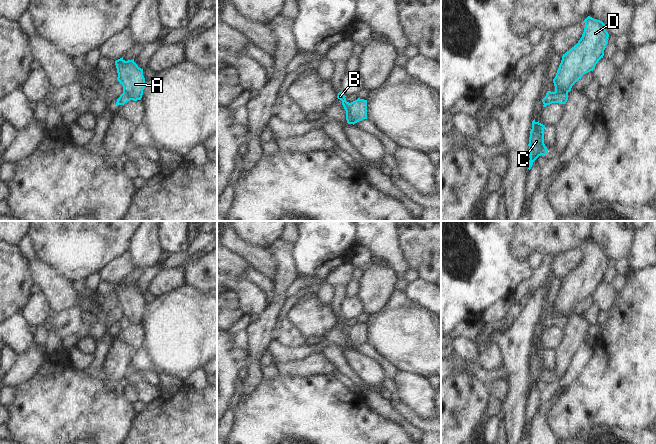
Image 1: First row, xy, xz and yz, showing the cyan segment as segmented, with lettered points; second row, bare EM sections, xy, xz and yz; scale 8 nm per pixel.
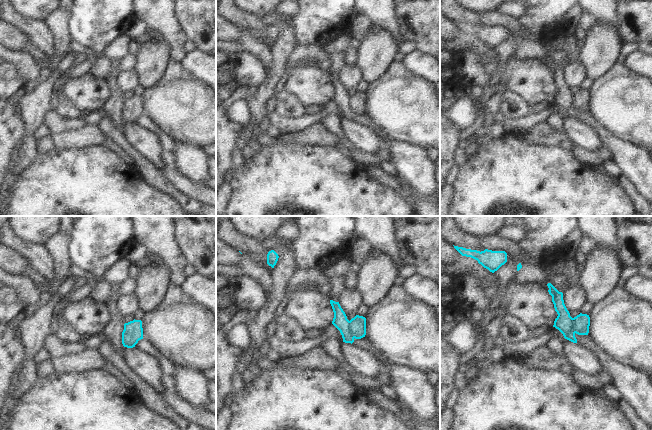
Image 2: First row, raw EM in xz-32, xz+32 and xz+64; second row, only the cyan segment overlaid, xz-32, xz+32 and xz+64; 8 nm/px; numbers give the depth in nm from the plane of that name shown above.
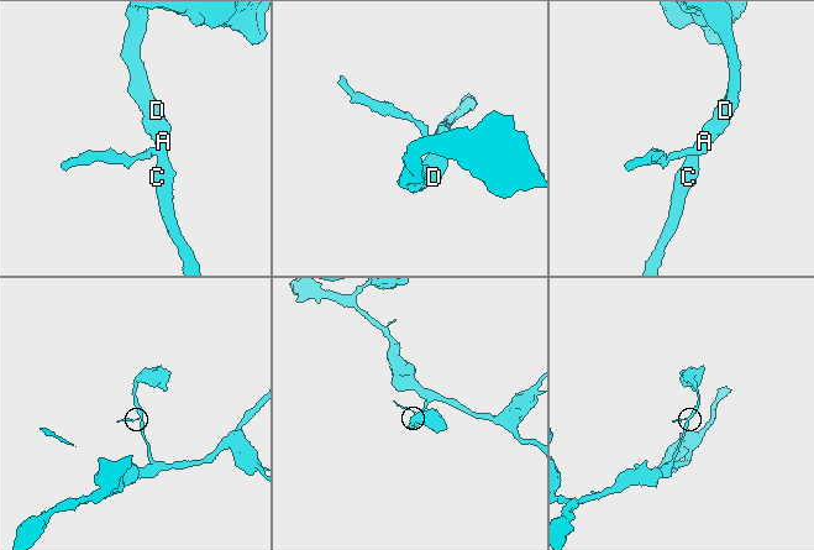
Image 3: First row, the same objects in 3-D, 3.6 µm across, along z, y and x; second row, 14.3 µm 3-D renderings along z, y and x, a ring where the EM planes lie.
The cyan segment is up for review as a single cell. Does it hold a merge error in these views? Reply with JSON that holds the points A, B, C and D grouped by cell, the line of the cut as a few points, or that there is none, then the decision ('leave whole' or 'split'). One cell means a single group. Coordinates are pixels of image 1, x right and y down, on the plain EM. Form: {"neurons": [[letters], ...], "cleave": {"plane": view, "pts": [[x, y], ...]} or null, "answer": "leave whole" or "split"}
{"neurons": [["A", "C", "D"], ["B"]], "cleave": {"plane": "xz", "pts": [[349, 327], [348, 340], [352, 347]]}, "answer": "split"}

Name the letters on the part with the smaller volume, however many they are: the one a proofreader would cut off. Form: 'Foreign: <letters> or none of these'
Foreign: B

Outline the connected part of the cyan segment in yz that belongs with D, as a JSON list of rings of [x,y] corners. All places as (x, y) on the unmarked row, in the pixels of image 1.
[[[590,240],[584,246],[585,252],[582,261],[562,280],[553,303],[555,315],[552,317],[570,316],[572,310],[584,298],[593,295],[598,285],[604,280],[609,261],[605,248]]]

